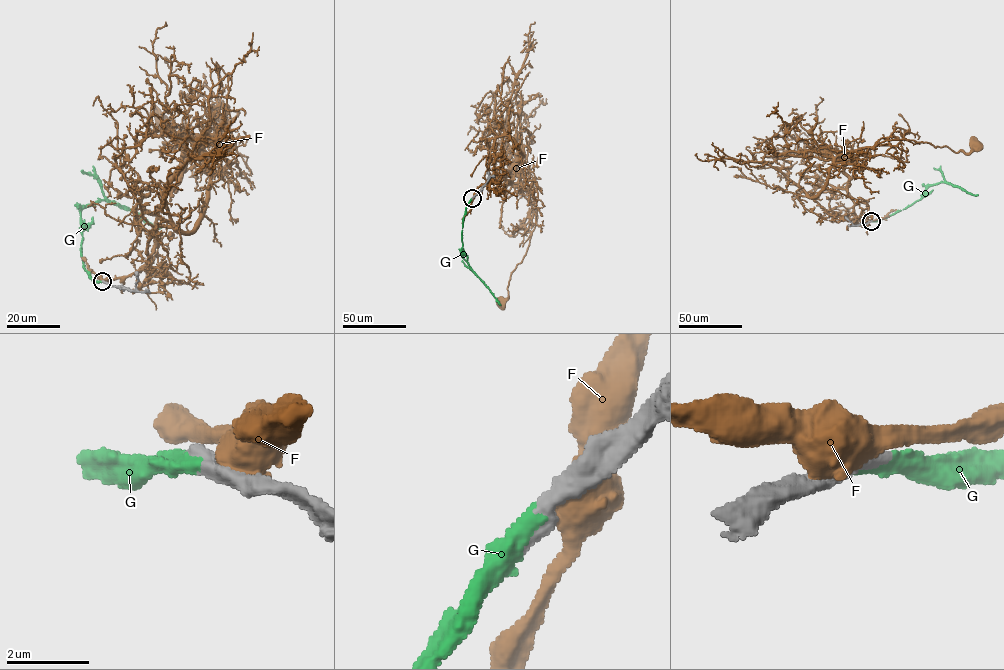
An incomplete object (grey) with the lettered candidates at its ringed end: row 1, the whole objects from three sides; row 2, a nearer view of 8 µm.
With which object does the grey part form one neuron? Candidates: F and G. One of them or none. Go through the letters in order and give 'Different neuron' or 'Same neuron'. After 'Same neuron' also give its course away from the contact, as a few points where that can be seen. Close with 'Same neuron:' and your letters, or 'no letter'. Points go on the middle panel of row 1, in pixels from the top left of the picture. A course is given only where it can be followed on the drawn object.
F: Different neuron
G: Same neuron. Its course: (472, 198), (463, 217), (461, 255), (500, 305)
Same neuron: G

